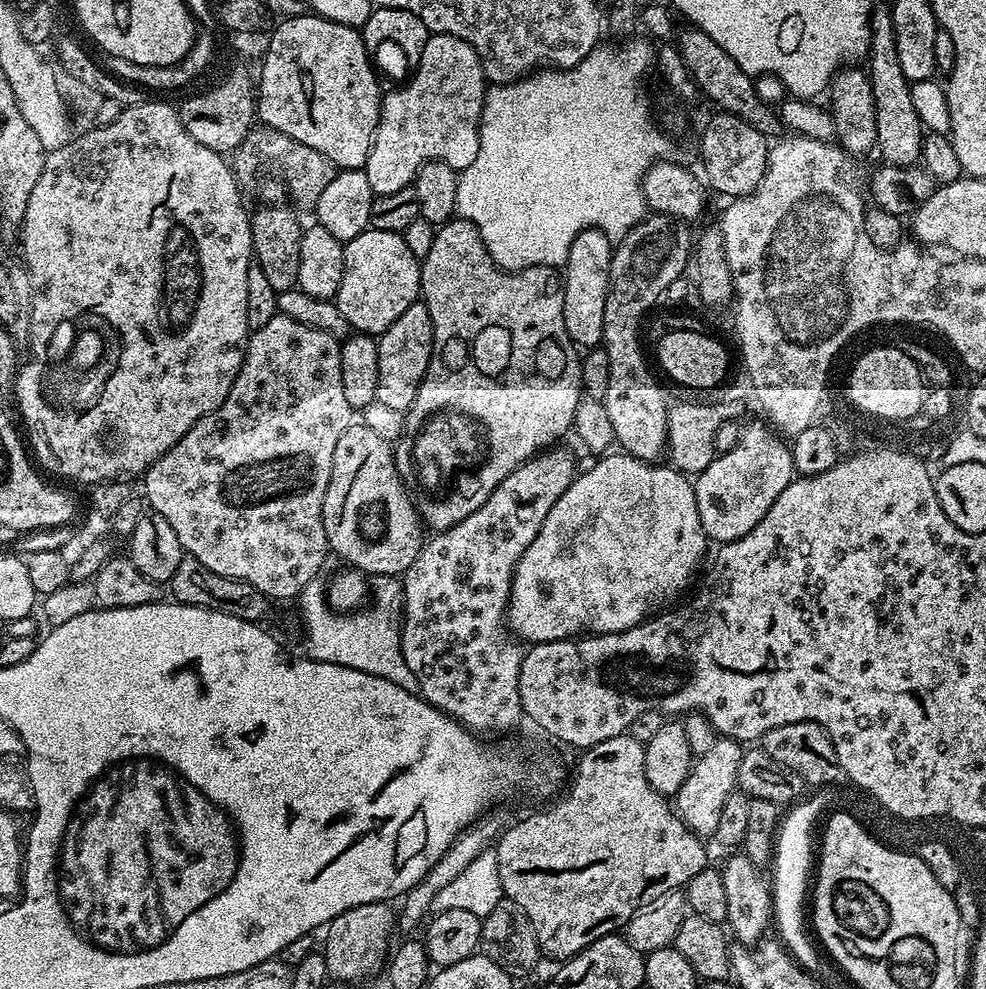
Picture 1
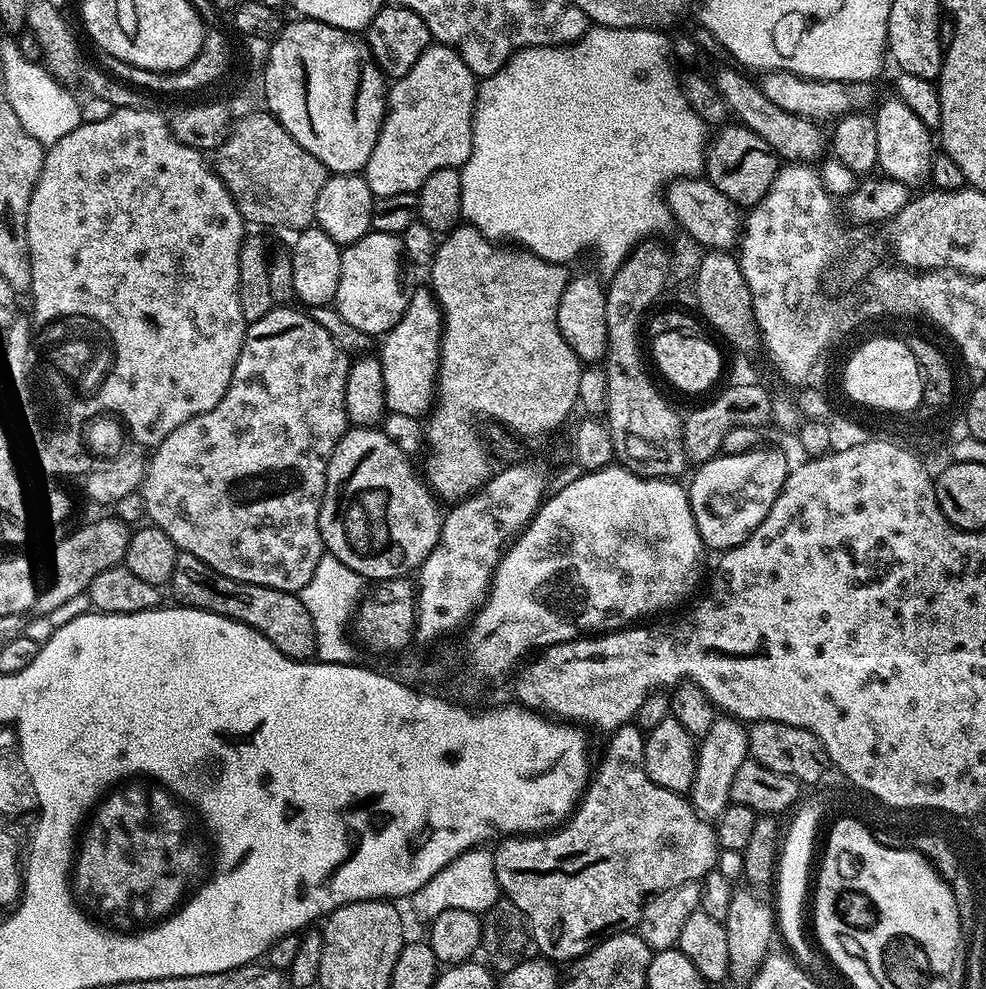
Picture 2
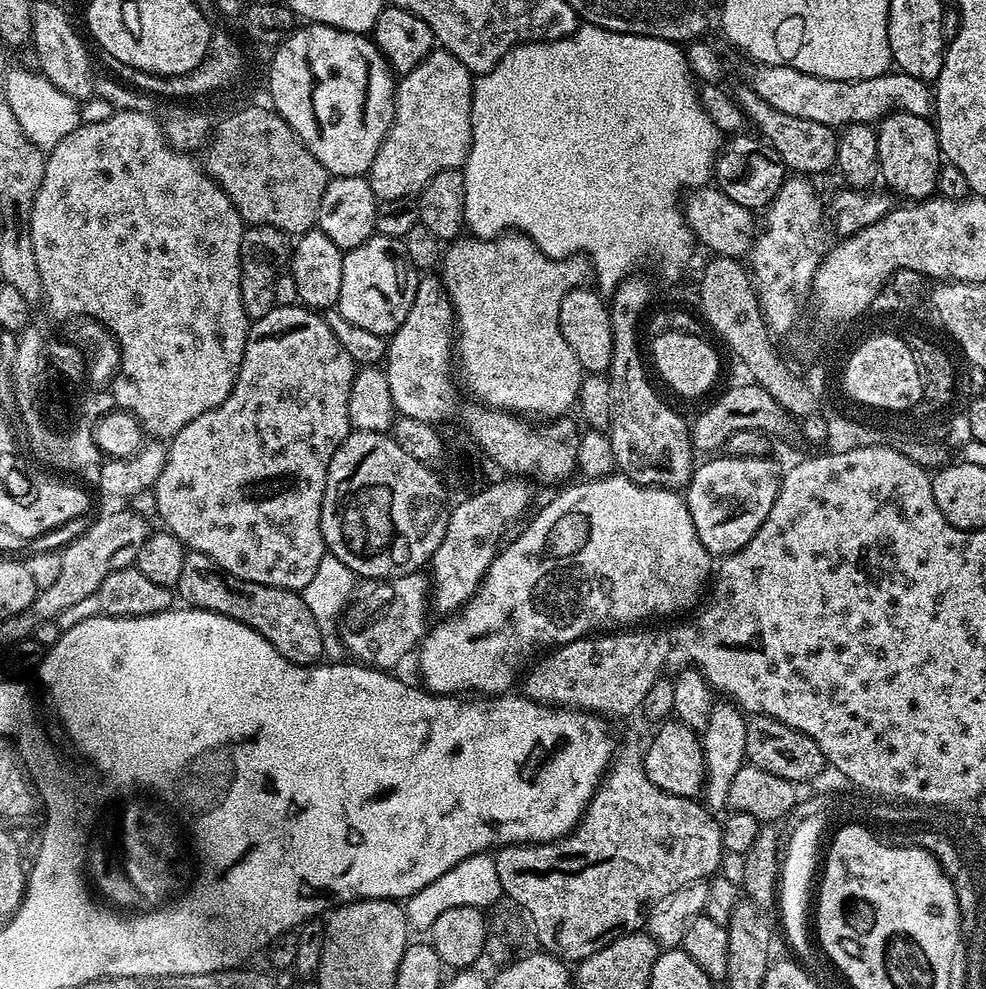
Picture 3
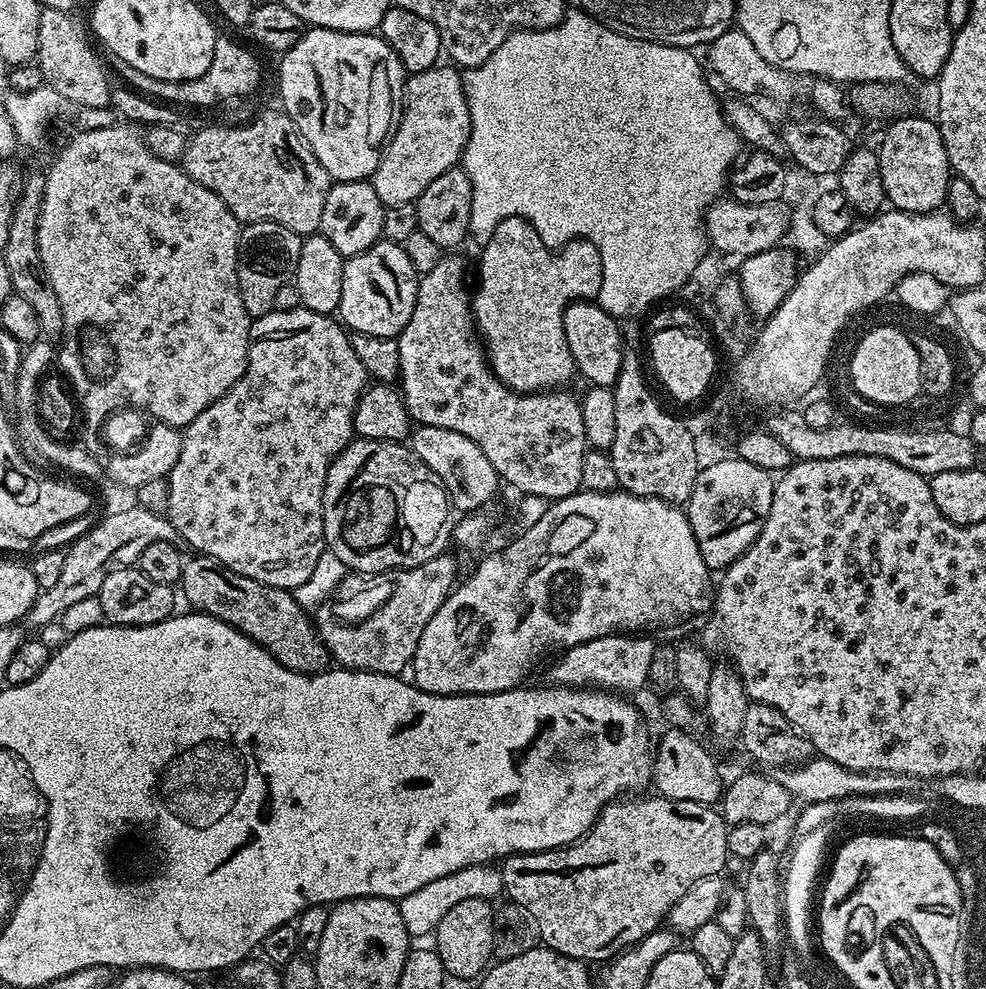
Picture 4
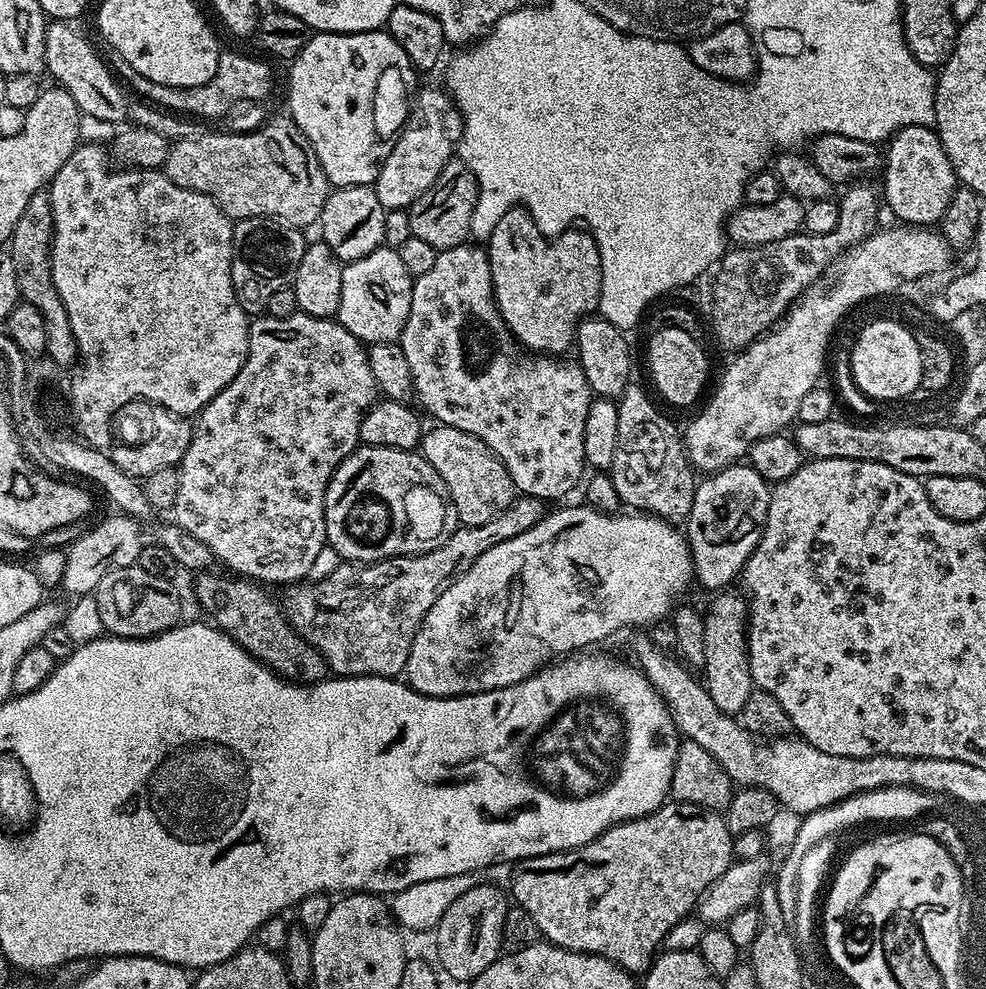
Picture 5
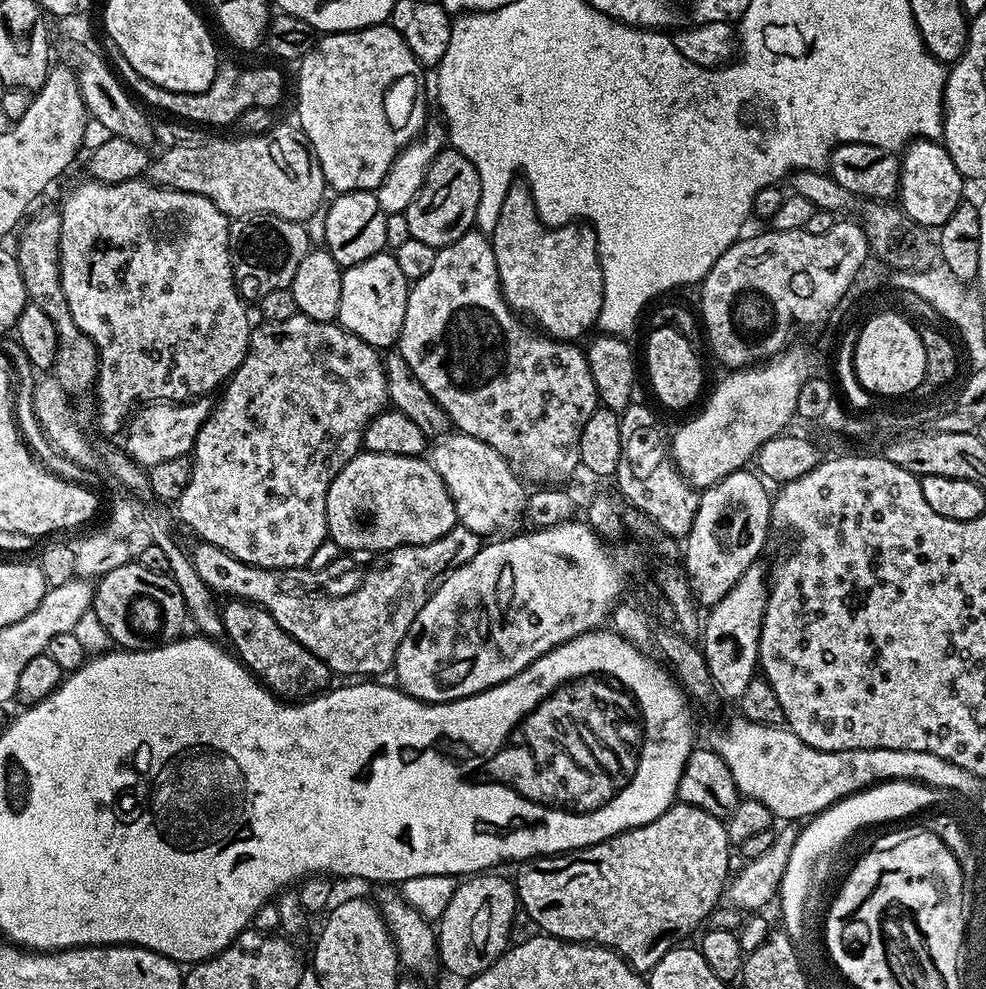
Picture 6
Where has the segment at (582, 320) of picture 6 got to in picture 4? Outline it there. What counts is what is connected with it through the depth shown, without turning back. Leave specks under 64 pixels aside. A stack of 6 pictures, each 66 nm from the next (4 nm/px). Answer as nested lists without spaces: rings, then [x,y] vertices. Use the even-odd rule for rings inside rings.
[[[511,216],[502,222],[498,222],[498,226],[494,230],[494,234],[490,234],[488,240],[483,241],[480,252],[480,265],[476,268],[476,284],[474,280],[474,291],[471,293],[472,298],[472,318],[476,322],[477,333],[482,337],[483,343],[486,345],[486,355],[488,362],[492,366],[492,373],[498,377],[505,386],[511,388],[514,392],[521,394],[535,394],[545,390],[555,389],[557,386],[564,386],[571,376],[576,372],[576,363],[570,354],[570,346],[566,346],[566,330],[562,326],[562,316],[564,307],[571,304],[573,300],[596,300],[600,295],[600,287],[602,286],[602,258],[598,254],[598,250],[590,241],[583,238],[571,240],[569,244],[562,248],[550,249],[542,242],[542,238],[538,238],[538,234],[534,230],[534,226],[520,216]]]

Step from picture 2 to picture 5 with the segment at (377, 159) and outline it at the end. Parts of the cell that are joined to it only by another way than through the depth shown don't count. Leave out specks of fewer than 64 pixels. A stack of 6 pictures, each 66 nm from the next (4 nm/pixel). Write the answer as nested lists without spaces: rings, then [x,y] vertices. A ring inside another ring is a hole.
[[[443,87],[423,88],[415,93],[408,122],[394,142],[394,150],[390,150],[386,162],[382,162],[382,170],[374,185],[378,202],[382,202],[385,210],[411,208],[413,202],[434,186],[434,178],[438,178],[438,174],[442,174],[442,166],[453,159],[460,142],[464,123],[452,97]]]

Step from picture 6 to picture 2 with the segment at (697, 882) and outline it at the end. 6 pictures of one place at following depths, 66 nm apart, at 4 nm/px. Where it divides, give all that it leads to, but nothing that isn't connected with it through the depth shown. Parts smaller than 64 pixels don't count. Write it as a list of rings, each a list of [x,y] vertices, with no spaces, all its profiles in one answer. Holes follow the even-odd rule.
[[[629,722],[617,728],[615,732],[607,737],[608,749],[604,752],[604,757],[600,760],[600,765],[595,765],[588,781],[588,787],[584,789],[579,797],[578,803],[571,816],[559,825],[555,830],[545,831],[543,834],[516,834],[511,838],[504,838],[497,848],[494,848],[492,861],[496,867],[496,881],[500,883],[500,891],[526,918],[532,927],[532,937],[536,943],[536,951],[541,957],[549,961],[564,960],[571,962],[577,960],[582,954],[589,950],[606,937],[612,936],[615,932],[627,932],[635,929],[640,922],[640,912],[644,909],[646,901],[657,892],[665,892],[674,886],[682,886],[691,880],[700,882],[708,872],[717,867],[715,827],[704,817],[698,815],[696,809],[681,793],[671,792],[662,786],[658,786],[646,774],[644,769],[644,738],[645,733],[636,727],[635,723]]]

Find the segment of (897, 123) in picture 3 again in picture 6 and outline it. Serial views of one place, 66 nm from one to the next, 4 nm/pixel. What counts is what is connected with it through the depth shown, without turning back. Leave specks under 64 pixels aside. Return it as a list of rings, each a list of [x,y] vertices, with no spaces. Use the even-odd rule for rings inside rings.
[[[920,138],[903,149],[900,178],[904,196],[902,211],[913,224],[921,228],[939,230],[965,199],[965,177],[960,175],[958,166],[954,166],[943,143],[934,140]]]

